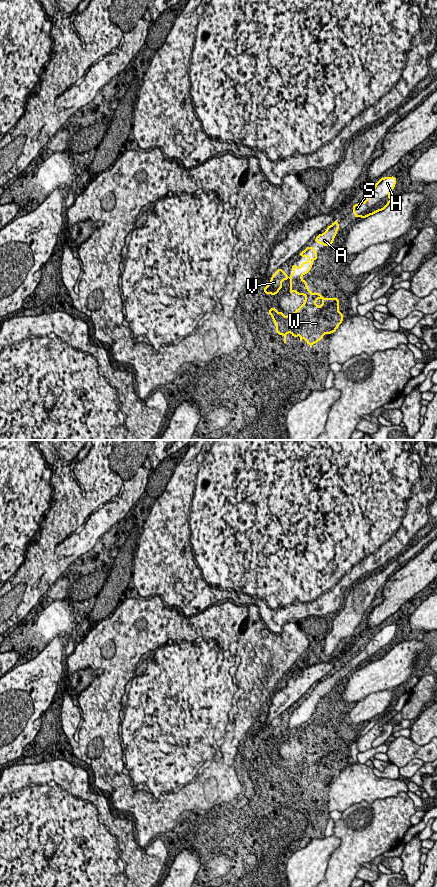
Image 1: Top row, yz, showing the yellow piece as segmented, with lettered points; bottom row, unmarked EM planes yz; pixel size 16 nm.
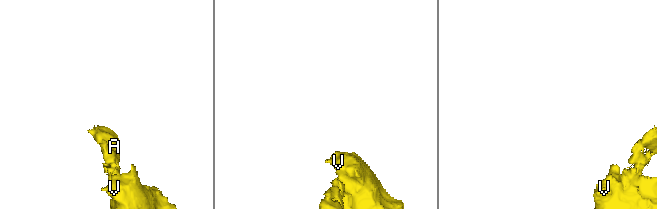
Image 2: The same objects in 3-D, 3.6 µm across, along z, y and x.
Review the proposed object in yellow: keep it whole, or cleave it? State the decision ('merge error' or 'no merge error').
no merge error

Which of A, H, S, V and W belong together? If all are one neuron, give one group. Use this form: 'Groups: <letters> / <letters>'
Groups: A H S V W

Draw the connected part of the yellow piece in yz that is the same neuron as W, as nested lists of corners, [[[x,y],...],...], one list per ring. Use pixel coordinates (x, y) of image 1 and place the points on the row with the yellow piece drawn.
[[[308,246],[304,251],[300,252],[300,257],[307,257],[307,262],[301,262],[301,266],[292,264],[293,273],[288,276],[281,268],[276,270],[275,274],[272,274],[271,280],[268,285],[263,289],[264,294],[276,295],[279,290],[282,289],[282,281],[290,280],[290,293],[294,291],[297,295],[304,295],[306,299],[304,303],[294,312],[288,312],[286,317],[283,312],[277,312],[273,307],[268,310],[268,313],[273,318],[273,322],[276,324],[276,333],[284,336],[284,343],[286,343],[286,335],[292,334],[292,337],[300,337],[300,341],[303,339],[312,347],[313,344],[319,340],[323,340],[323,335],[331,334],[336,331],[339,325],[343,322],[343,313],[339,311],[339,298],[324,298],[320,293],[311,293],[307,284],[307,281],[302,279],[302,276],[308,274],[312,269],[313,262],[318,258],[317,252],[314,247]]]

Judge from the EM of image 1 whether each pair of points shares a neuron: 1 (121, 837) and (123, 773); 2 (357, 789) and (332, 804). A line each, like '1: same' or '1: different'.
1: different
2: same

